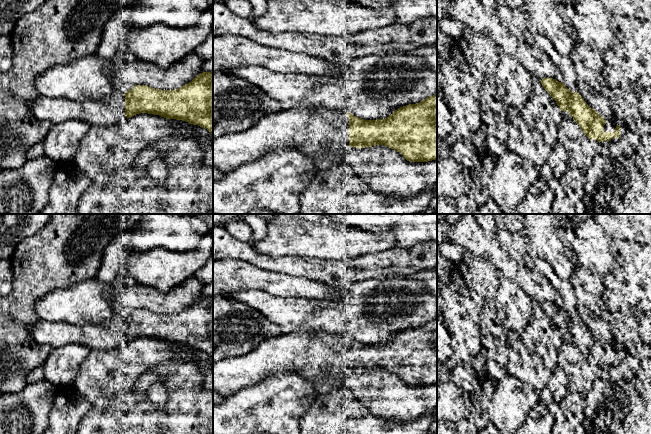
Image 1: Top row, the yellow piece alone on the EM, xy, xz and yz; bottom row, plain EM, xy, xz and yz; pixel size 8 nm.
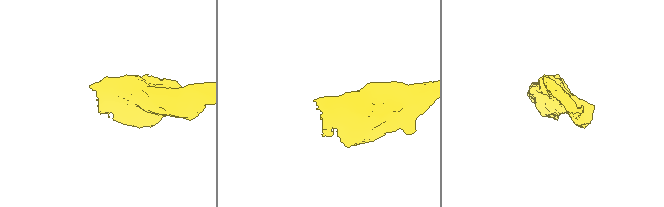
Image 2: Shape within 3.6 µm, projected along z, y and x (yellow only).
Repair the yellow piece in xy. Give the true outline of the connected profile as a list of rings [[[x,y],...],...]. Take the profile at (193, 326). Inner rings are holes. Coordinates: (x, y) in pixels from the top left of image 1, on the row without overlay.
[[[213,295],[200,297],[188,308],[174,314],[136,309],[125,317],[115,315],[100,324],[84,326],[40,320],[30,330],[30,336],[37,344],[46,344],[52,349],[72,343],[85,346],[89,350],[120,348],[136,338],[148,337],[166,343],[186,345],[205,352],[213,358]]]

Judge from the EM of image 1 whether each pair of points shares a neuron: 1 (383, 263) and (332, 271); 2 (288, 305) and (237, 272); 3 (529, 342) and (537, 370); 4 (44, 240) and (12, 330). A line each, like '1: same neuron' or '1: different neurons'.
1: same neuron
2: different neurons
3: same neuron
4: same neuron

